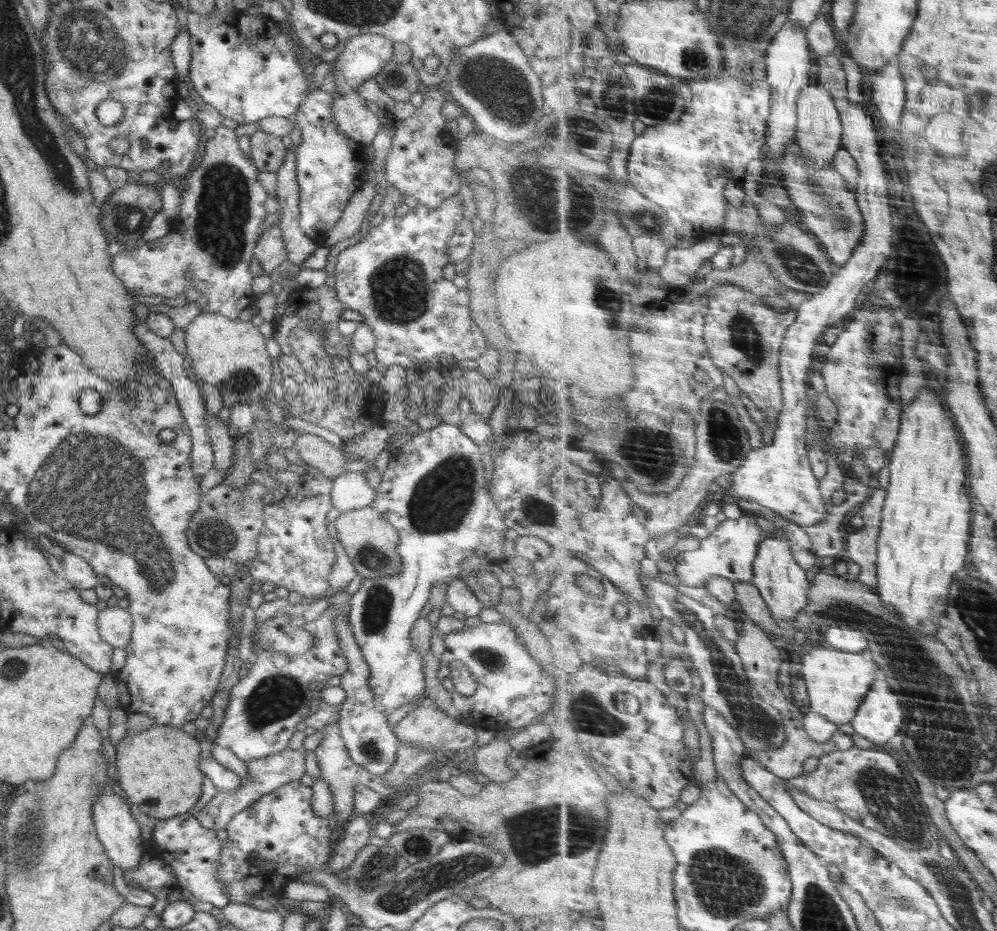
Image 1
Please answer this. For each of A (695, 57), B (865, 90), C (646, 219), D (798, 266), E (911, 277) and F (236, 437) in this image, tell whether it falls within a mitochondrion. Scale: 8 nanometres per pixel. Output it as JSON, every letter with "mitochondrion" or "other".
{"A":"mitochondrion","B":"other","C":"mitochondrion","D":"mitochondrion","E":"mitochondrion","F":"other"}

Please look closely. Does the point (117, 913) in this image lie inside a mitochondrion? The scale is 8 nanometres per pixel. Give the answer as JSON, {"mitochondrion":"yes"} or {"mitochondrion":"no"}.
{"mitochondrion":"no"}

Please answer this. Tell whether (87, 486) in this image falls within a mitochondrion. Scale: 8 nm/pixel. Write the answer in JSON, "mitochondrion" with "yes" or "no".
{"mitochondrion":"yes"}

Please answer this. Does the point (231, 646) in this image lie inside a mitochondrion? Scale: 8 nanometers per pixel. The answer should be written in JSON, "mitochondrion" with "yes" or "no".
{"mitochondrion":"no"}

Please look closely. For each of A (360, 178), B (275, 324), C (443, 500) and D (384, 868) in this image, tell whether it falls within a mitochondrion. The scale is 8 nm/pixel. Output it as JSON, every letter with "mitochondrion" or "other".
{"A":"other","B":"other","C":"mitochondrion","D":"mitochondrion"}

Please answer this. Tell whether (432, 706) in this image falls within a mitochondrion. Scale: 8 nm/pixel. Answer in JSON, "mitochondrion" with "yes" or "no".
{"mitochondrion":"no"}

